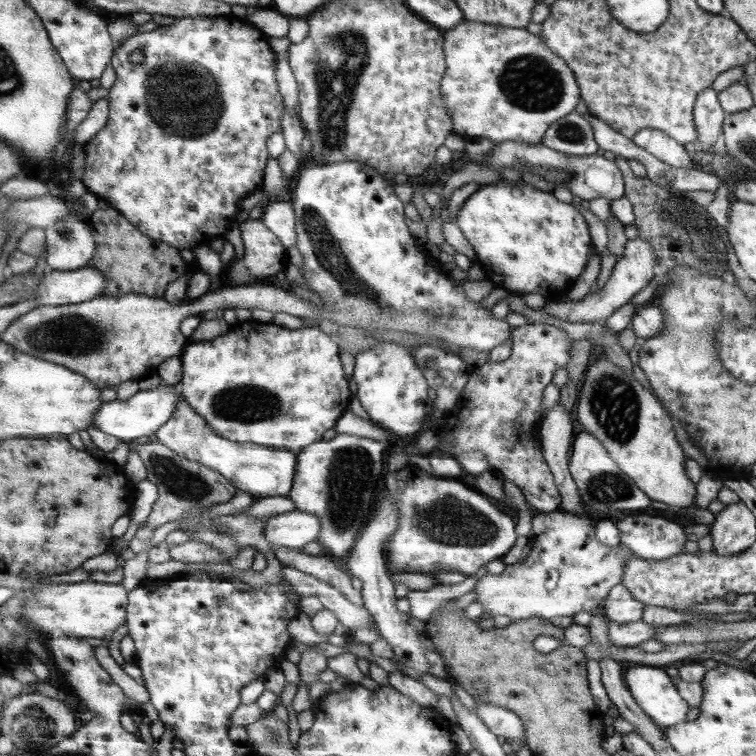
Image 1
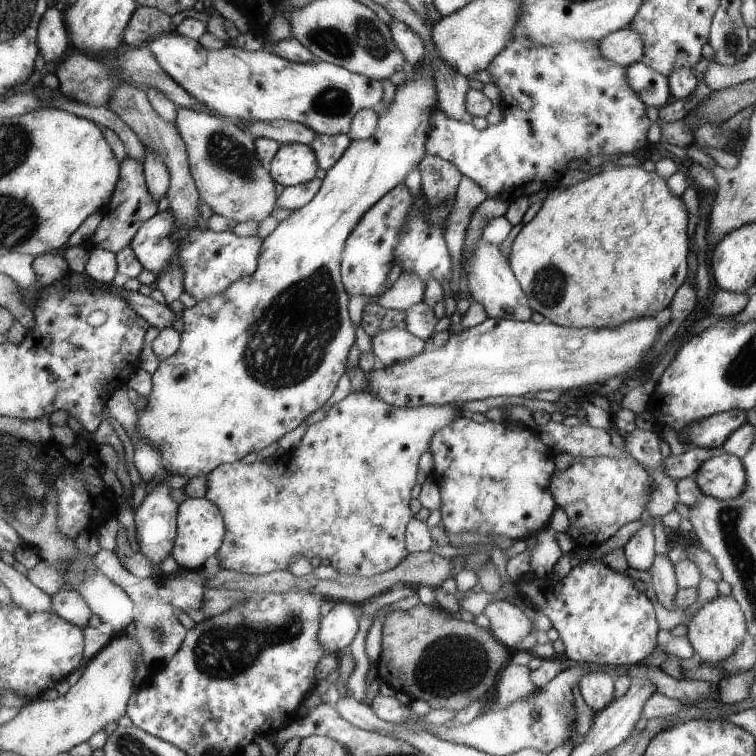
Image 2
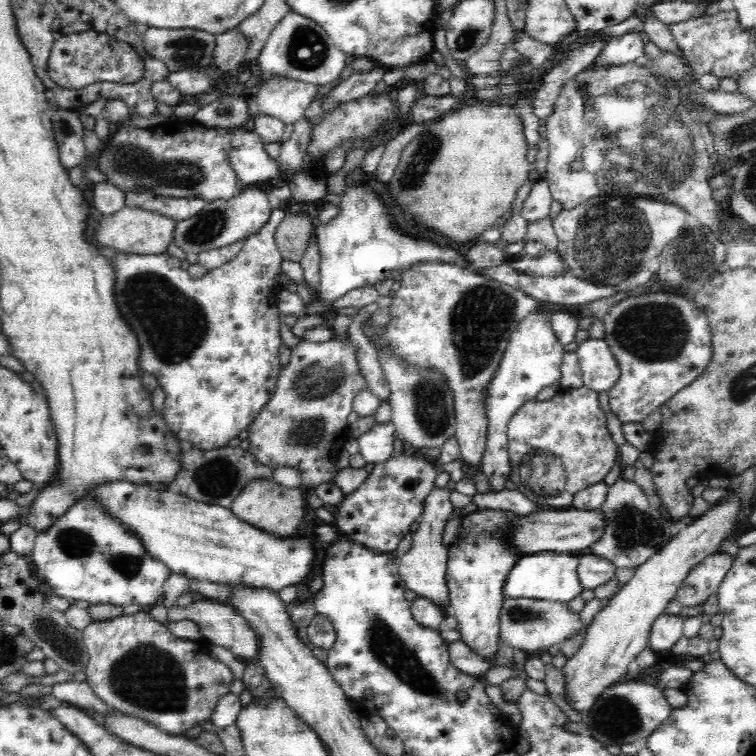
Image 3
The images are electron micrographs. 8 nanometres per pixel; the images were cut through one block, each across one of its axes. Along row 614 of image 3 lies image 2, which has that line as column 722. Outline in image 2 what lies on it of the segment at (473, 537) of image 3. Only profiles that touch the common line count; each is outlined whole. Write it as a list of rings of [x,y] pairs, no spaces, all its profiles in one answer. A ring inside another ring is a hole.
[[[724,452],[705,460],[693,478],[701,494],[720,500],[740,497],[747,485],[744,464]]]

